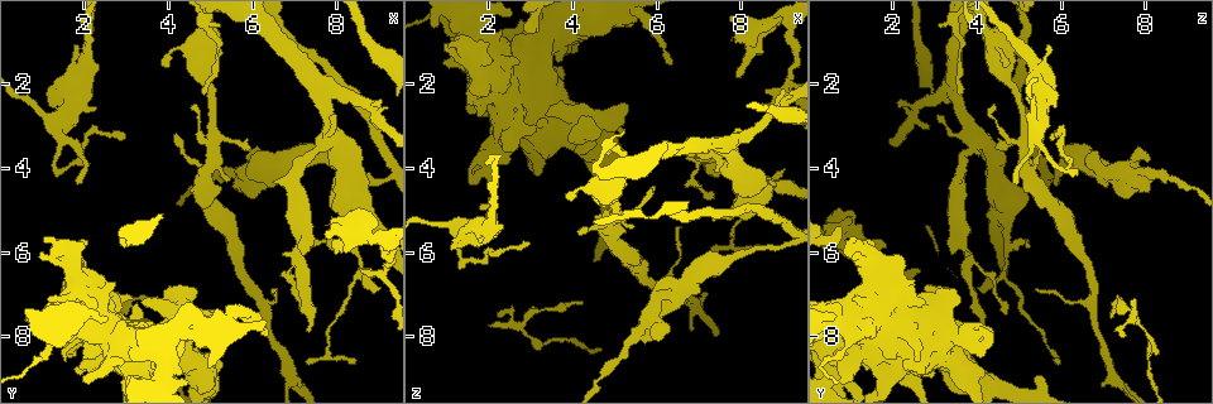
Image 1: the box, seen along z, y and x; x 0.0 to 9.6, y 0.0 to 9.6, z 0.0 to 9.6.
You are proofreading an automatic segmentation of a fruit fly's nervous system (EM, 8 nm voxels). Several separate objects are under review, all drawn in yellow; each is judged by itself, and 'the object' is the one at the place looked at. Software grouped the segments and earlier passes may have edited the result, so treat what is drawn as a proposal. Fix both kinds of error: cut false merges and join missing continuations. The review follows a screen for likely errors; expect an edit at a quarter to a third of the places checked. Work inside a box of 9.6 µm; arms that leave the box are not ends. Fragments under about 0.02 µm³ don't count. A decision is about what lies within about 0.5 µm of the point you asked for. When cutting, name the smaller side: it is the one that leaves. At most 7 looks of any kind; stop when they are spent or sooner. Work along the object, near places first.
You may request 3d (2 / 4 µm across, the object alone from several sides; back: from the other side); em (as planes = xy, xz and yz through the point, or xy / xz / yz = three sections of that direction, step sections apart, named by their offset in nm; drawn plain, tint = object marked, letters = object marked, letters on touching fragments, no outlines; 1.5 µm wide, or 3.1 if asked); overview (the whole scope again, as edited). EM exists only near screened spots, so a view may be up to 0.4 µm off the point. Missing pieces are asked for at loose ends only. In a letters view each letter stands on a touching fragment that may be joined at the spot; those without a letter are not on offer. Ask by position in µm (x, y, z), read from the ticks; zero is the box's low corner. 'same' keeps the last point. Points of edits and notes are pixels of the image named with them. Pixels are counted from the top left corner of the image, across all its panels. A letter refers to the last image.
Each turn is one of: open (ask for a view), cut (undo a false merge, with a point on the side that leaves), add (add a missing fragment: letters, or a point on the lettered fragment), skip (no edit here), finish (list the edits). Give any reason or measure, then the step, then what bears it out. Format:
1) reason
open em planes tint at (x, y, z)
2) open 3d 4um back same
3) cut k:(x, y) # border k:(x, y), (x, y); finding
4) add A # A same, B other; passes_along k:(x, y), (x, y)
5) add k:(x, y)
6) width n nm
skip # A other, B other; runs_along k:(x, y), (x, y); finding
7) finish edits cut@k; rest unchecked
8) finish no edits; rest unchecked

abrupt turn
open 3d 2um at (1.25, 4.05, 6.10)

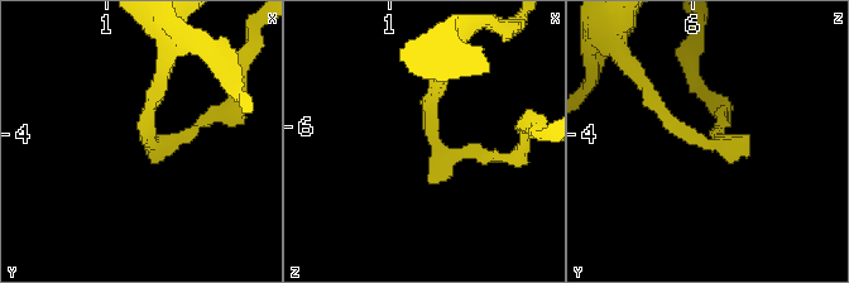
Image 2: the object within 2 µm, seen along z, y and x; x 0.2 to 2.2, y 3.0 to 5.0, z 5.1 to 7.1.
shape alone is not enough
open em planes letters at (1.32, 4.06, 6.10)

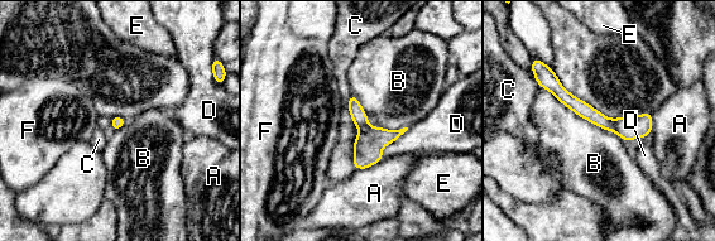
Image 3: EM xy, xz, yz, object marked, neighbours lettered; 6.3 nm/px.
skip # A other, B other, C other, D other, E other, F other; all the same neuron

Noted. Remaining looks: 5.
free end
open em yz step 8 letters at (7.90, 2.75, 3.05)

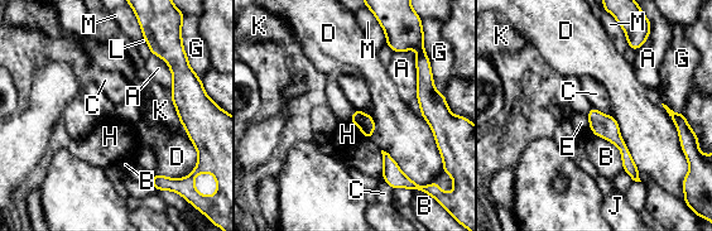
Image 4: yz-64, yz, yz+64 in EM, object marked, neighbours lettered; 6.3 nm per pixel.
width 110 nm
skip # A other, B other, C other, D other, E other, G other, H other, J other, K other, L other, M other; runs_along 4:(593, 111), (624, 148), (633, 172); none of them fits

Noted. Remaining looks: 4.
an open end
open 3d 4um at (8.50, 6.35, 2.50)

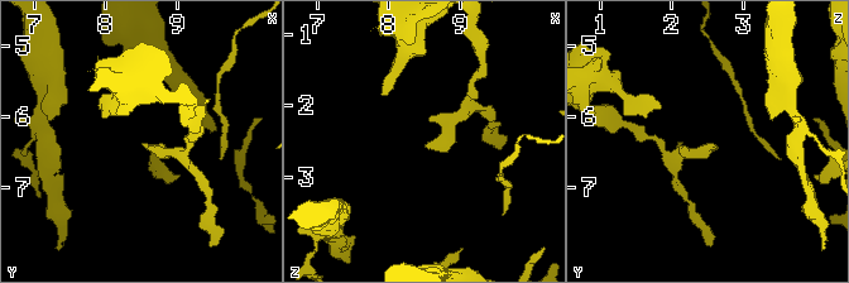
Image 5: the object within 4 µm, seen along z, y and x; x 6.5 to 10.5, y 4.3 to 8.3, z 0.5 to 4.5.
open em planes letters at (8.50, 6.40, 2.55)

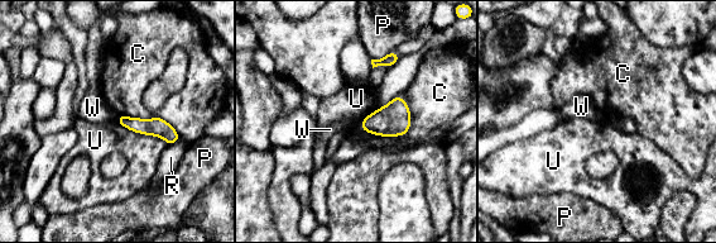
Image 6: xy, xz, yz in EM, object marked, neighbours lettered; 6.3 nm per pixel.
skip # C other, P other, R other, U other, W other; border 6:(115, 120), (168, 144); none of them fits

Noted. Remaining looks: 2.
finish no edits; rest unchecked

